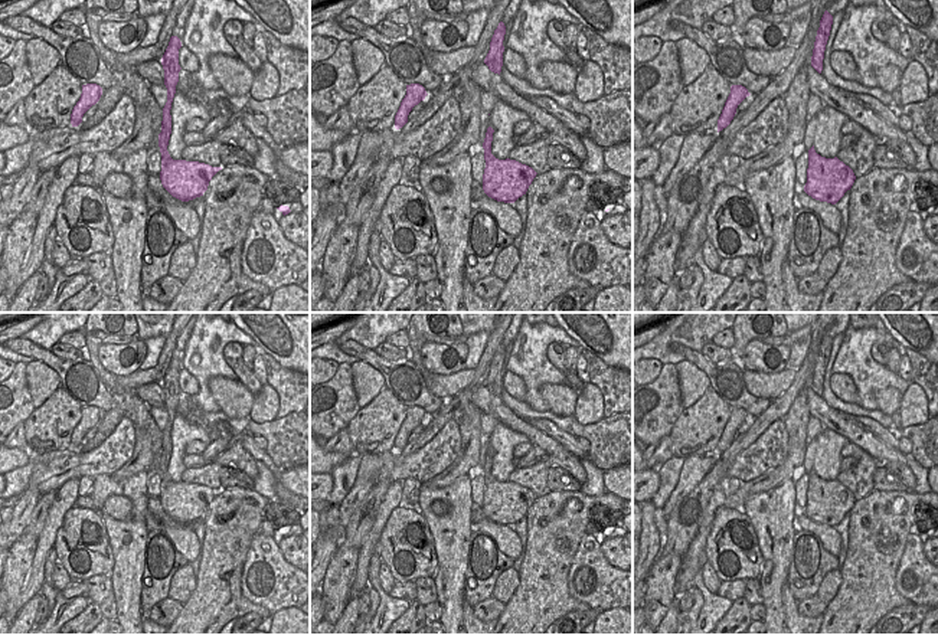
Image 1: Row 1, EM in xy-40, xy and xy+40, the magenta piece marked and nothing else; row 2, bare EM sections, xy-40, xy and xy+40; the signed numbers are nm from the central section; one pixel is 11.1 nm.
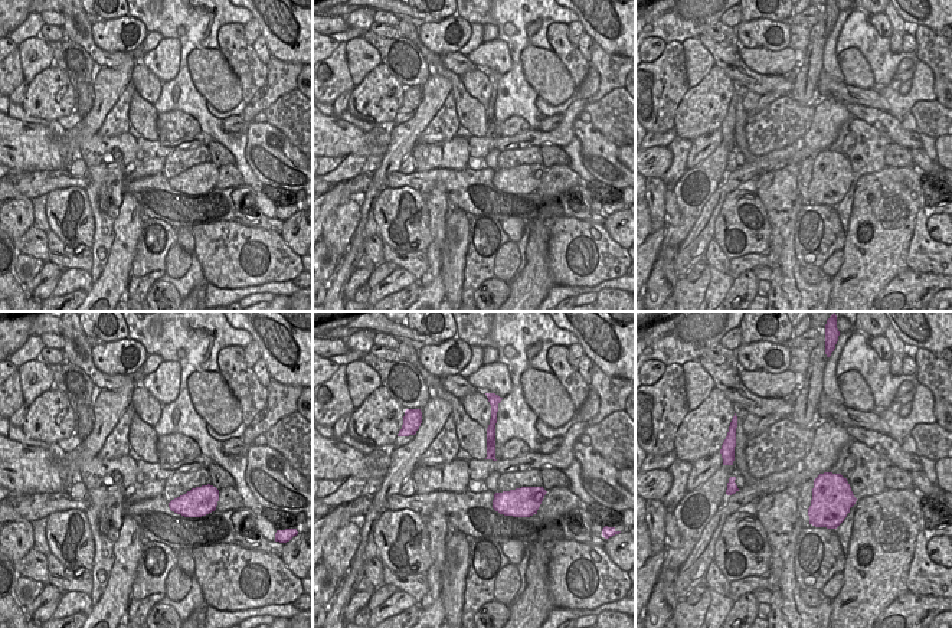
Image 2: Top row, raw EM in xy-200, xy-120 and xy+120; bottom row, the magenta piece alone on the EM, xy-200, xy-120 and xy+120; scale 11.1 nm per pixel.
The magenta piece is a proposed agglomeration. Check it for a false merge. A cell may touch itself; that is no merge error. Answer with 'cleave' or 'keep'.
keep

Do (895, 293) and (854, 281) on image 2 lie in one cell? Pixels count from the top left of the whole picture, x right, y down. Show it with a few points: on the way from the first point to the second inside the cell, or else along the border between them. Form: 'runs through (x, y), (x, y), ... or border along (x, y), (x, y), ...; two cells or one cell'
border along (908, 268), (899, 272), (876, 295); two cells

